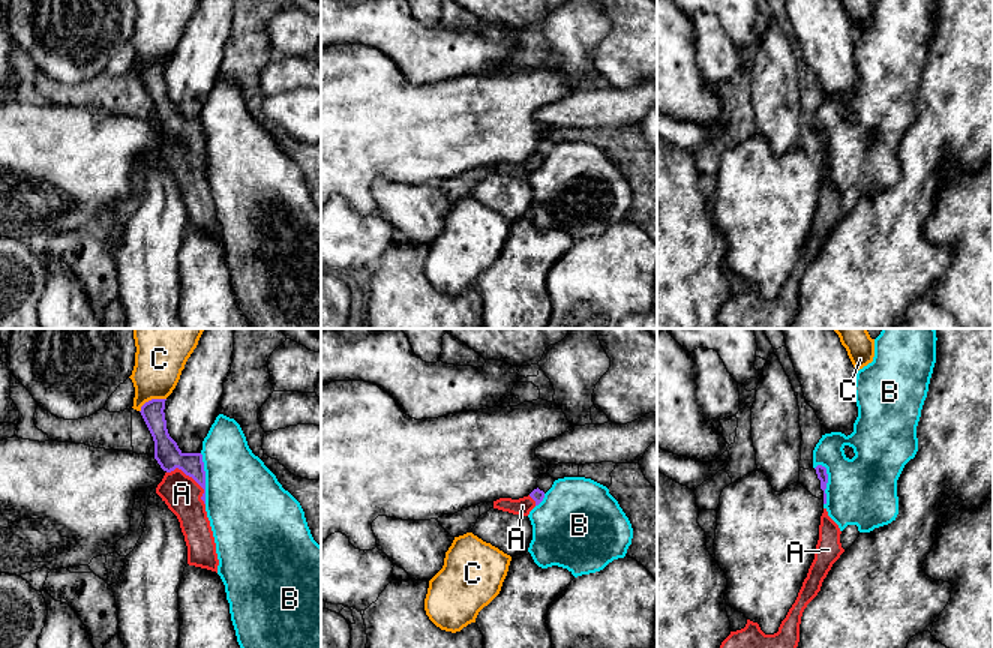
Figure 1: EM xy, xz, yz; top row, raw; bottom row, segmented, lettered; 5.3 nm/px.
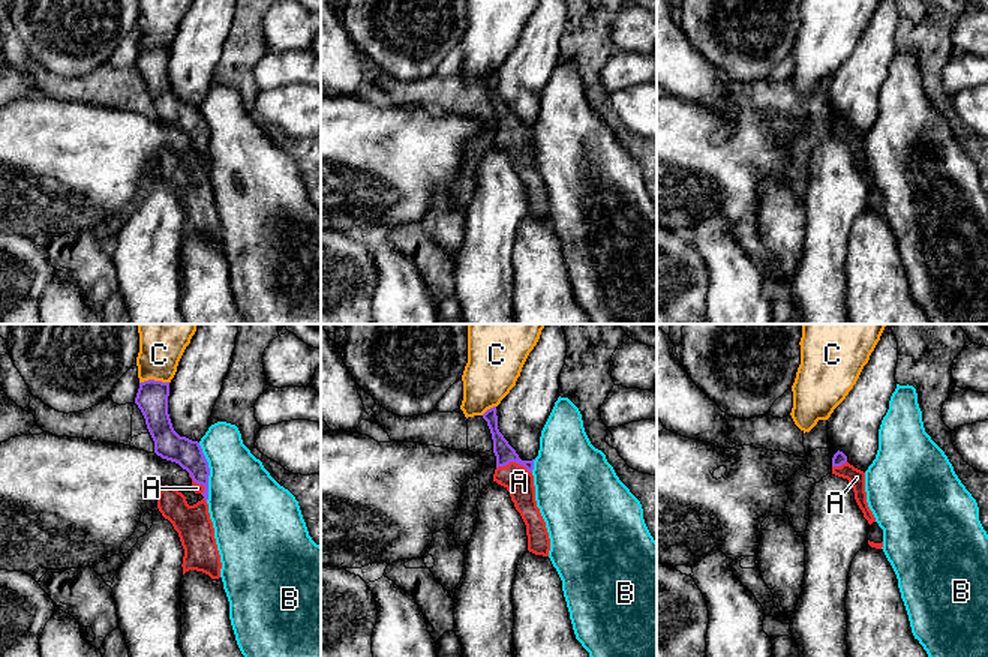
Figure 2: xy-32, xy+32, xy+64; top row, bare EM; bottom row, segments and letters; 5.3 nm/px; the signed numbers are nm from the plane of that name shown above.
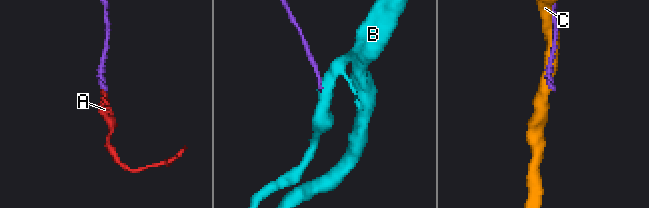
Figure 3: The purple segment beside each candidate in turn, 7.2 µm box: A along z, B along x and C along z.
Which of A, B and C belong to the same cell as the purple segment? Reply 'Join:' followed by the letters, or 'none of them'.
Join: A

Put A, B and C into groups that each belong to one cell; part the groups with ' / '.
A / B / C

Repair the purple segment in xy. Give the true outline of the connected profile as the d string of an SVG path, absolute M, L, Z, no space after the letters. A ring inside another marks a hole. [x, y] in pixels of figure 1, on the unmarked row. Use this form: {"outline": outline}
{"outline": "M152 63L141 80L154 105L154 123L165 135L156 158L177 180L188 210L188 228L218 237L218 218L206 176L206 135L201 117L183 117L170 100L165 64Z"}

